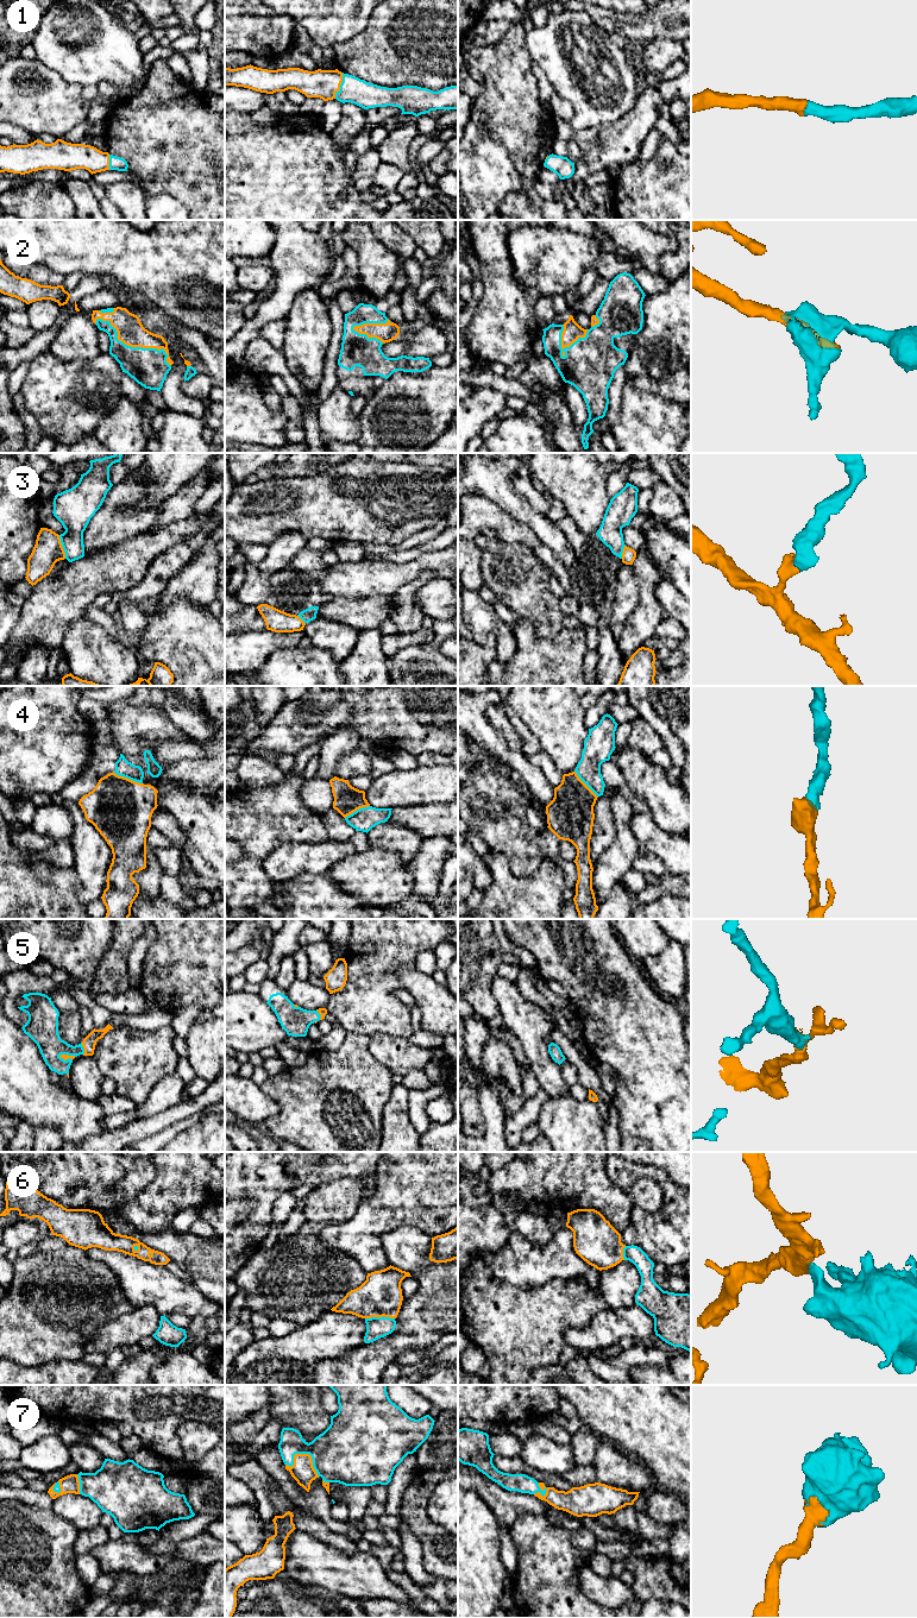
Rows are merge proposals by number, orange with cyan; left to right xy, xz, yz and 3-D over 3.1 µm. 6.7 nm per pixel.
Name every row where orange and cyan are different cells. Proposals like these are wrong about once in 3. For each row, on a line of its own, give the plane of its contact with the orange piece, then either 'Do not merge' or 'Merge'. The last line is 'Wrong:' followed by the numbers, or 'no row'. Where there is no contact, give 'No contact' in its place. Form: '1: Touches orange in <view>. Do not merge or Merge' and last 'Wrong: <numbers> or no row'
1: Touches orange in xz. Merge
2: Touches orange in xy. Merge
3: Touches orange in xy. Do not merge
4: Touches orange in xy. Merge
5: Touches orange in xy. Merge
6: Touches orange in xz. Merge
7: Touches orange in xz. Merge
Wrong: 3

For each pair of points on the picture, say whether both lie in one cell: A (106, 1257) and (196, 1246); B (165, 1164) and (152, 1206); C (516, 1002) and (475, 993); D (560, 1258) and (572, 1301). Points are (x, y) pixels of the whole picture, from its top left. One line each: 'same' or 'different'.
A: different
B: same
C: different
D: different

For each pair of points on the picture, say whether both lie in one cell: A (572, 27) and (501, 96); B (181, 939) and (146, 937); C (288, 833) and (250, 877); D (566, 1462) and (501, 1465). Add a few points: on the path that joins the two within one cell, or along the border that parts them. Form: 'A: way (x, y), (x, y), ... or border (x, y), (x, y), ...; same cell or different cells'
A: border (526, 33), (526, 46), (533, 61); different cells
B: border (157, 931), (157, 938), (146, 951), (143, 963); different cells
C: way (275, 836), (255, 856), (251, 864); same cell
D: border (519, 1456), (534, 1468), (552, 1473); different cells

